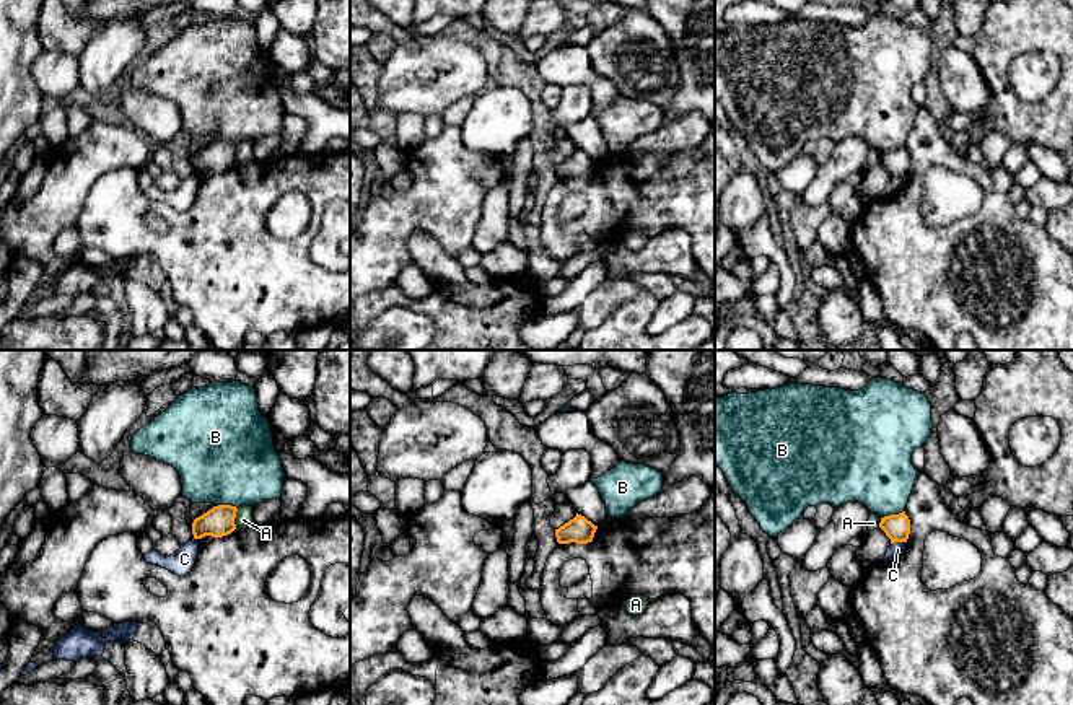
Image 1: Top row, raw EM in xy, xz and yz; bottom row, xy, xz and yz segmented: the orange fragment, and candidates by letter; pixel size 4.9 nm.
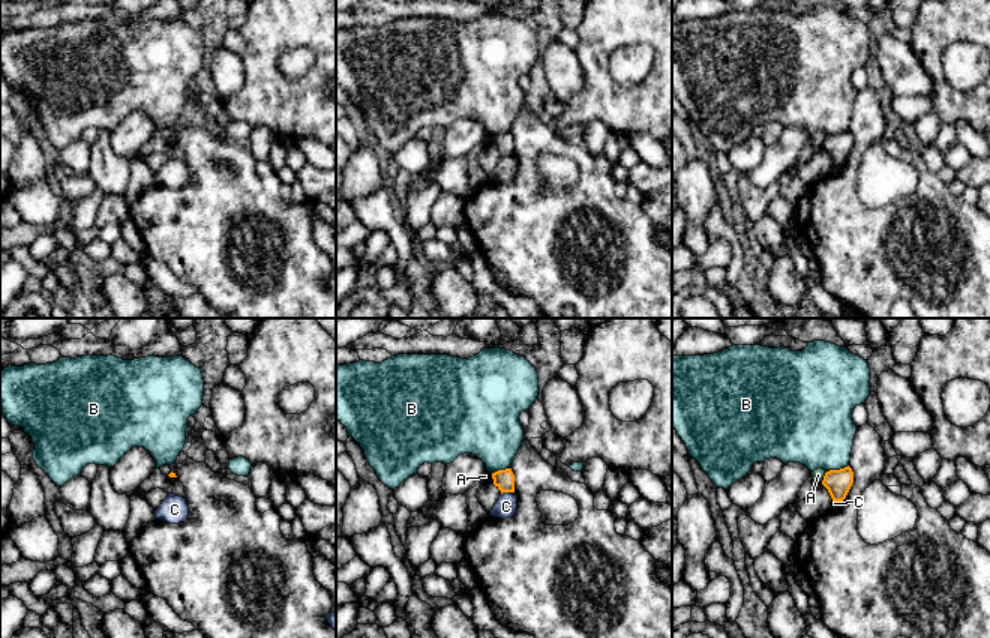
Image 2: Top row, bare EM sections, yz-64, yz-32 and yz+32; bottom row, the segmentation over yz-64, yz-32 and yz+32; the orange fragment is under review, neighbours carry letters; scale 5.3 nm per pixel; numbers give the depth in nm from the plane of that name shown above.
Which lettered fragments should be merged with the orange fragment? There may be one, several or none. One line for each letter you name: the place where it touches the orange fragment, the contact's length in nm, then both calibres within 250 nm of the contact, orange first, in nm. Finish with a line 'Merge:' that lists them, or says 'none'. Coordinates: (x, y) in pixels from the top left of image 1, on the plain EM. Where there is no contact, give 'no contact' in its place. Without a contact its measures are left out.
Merge: none

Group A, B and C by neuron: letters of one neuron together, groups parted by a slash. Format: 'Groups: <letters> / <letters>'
Groups: A / B / C

